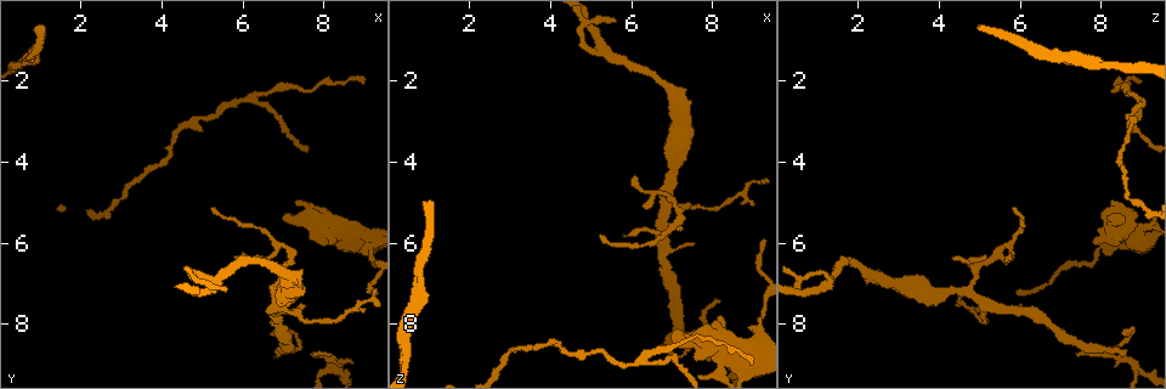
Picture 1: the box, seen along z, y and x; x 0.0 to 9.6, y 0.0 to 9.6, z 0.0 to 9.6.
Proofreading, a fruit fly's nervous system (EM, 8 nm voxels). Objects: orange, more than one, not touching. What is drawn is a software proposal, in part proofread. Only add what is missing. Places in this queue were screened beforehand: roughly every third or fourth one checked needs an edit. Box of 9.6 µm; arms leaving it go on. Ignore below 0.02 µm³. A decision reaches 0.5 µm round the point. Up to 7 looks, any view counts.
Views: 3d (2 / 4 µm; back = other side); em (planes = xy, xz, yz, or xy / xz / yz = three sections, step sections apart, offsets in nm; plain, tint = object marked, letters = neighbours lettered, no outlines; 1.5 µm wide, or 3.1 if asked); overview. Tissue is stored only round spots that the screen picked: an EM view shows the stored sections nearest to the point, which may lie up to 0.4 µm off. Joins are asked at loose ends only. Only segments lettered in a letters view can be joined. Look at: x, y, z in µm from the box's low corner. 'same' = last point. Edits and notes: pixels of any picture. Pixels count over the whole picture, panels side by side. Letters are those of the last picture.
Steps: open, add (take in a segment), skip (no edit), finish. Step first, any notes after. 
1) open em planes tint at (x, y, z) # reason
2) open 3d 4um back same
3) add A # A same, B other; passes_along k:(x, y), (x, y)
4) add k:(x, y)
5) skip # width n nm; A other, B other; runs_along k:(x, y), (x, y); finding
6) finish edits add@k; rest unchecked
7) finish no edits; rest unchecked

open em yz step 8 letters at (7.25, 4.95, 8.25) # an open end

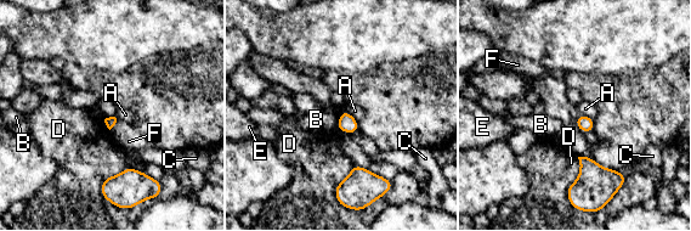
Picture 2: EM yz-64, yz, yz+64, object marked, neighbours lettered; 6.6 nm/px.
skip # A other, B other, C other, D other, E other, F other; border 2:(578, 157), (579, 173), (570, 185); no lettered segment goes on from it

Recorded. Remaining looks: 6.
open 3d 4um at (6.90, 8.80, 8.65) # an open end

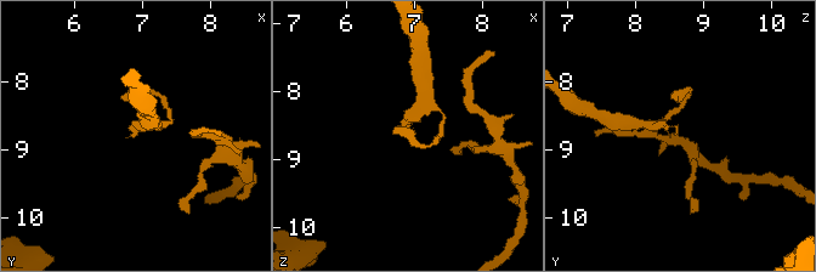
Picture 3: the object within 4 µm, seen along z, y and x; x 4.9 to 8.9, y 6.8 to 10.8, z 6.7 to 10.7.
open em yz step 8 letters at (6.90, 8.75, 8.65)

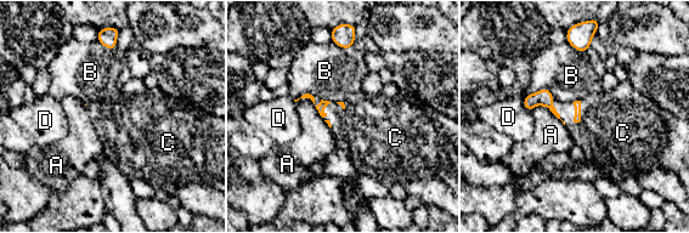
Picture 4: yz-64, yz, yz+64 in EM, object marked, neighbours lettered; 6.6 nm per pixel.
add C # A other, B other, C same, D other; passes_along 4:(577, 103), (580, 114), (615, 128); the cell continues

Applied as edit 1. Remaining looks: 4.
open overview # see it whole again

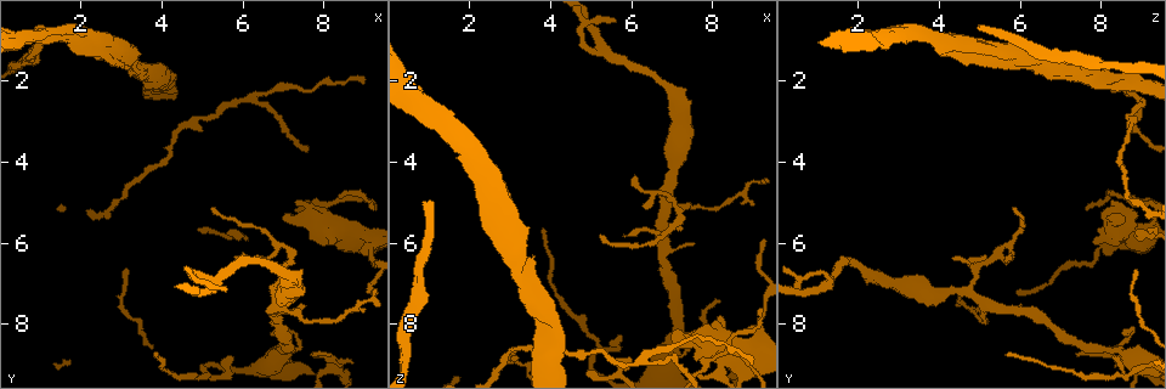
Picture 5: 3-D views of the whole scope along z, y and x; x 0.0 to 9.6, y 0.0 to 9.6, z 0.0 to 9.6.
open em planes letters at (1.10, 0.70, 5.00) # free end

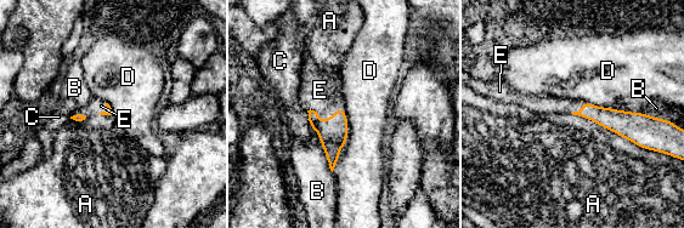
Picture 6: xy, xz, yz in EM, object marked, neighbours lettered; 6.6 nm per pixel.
add E # A other, B other, C other, D other, E same; passes_along 6:(332, 132), (324, 118), (320, 90); it goes on there

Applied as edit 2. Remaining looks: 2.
finish edits add@4, add@6; rest unchecked

